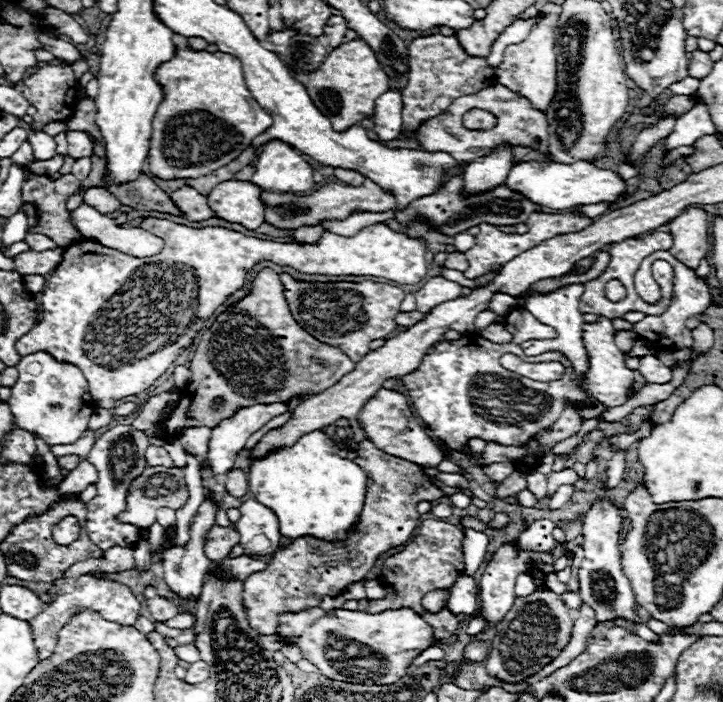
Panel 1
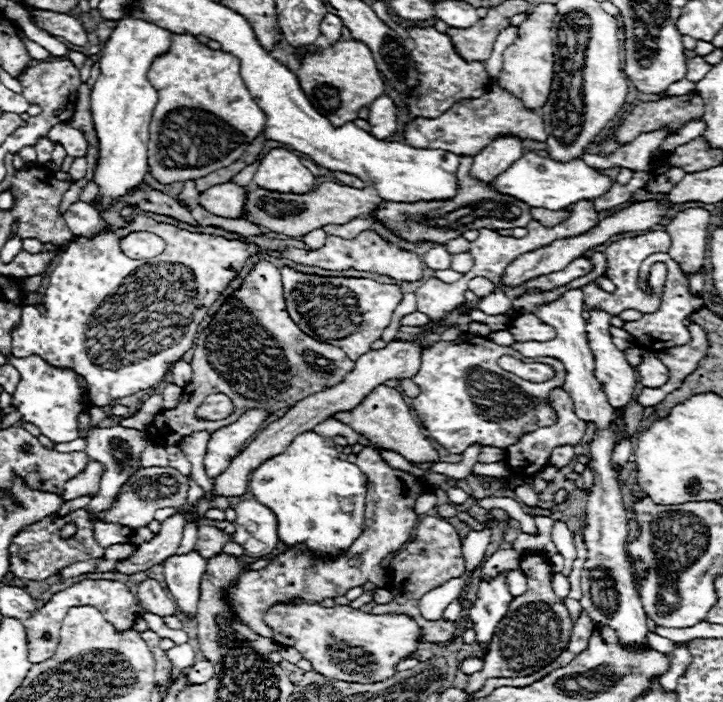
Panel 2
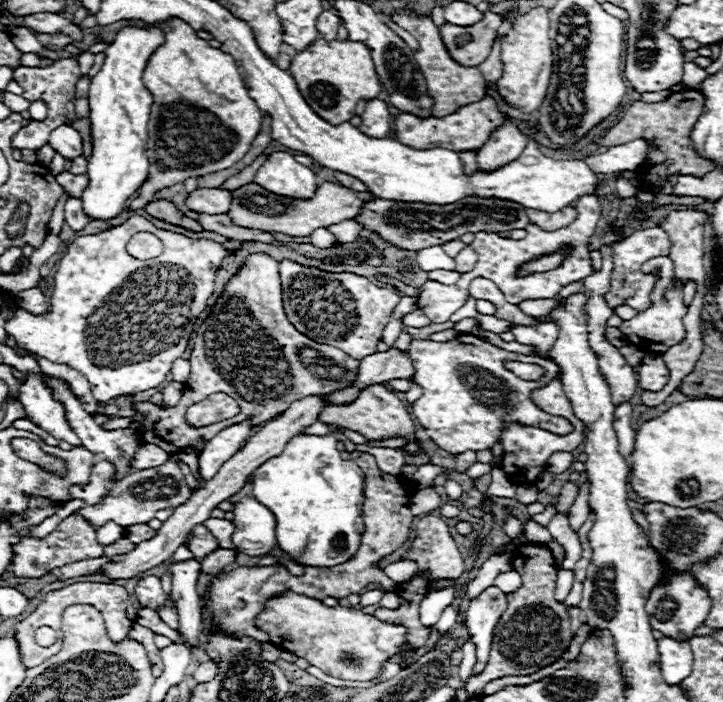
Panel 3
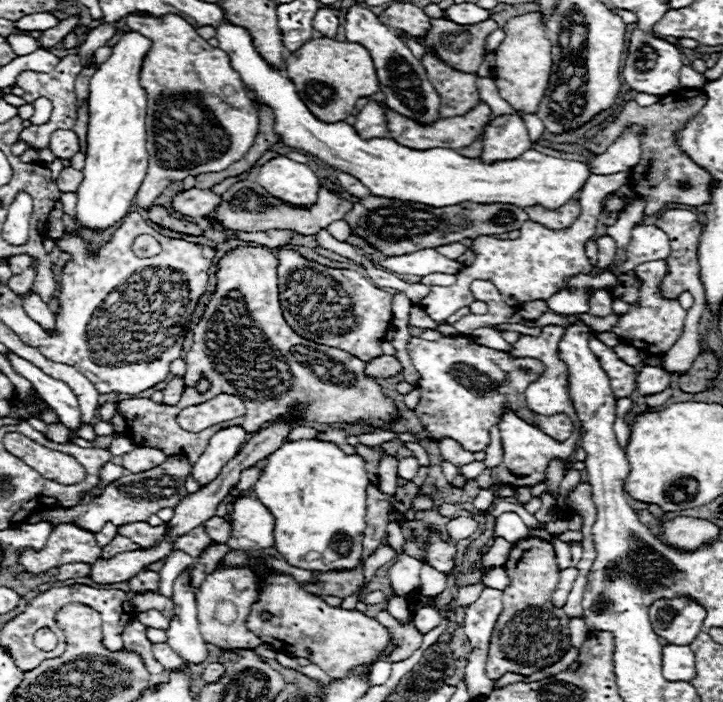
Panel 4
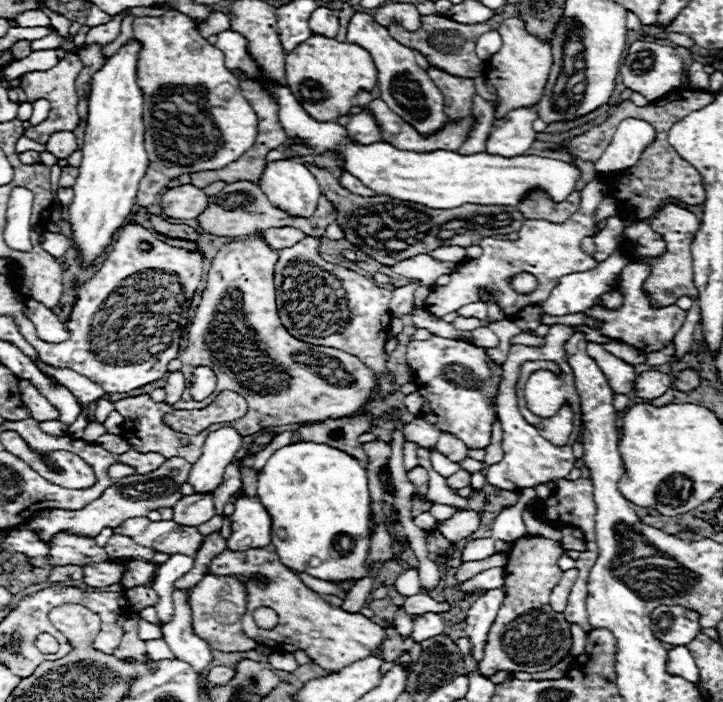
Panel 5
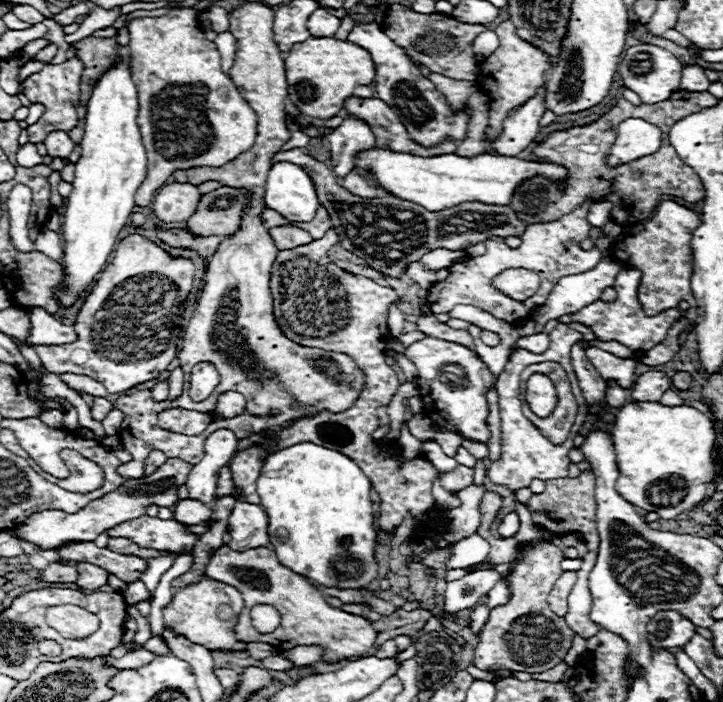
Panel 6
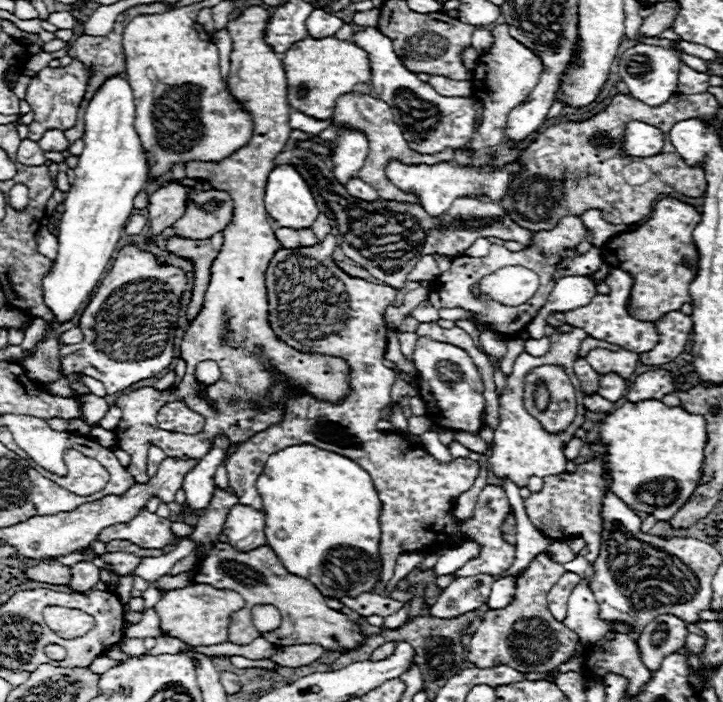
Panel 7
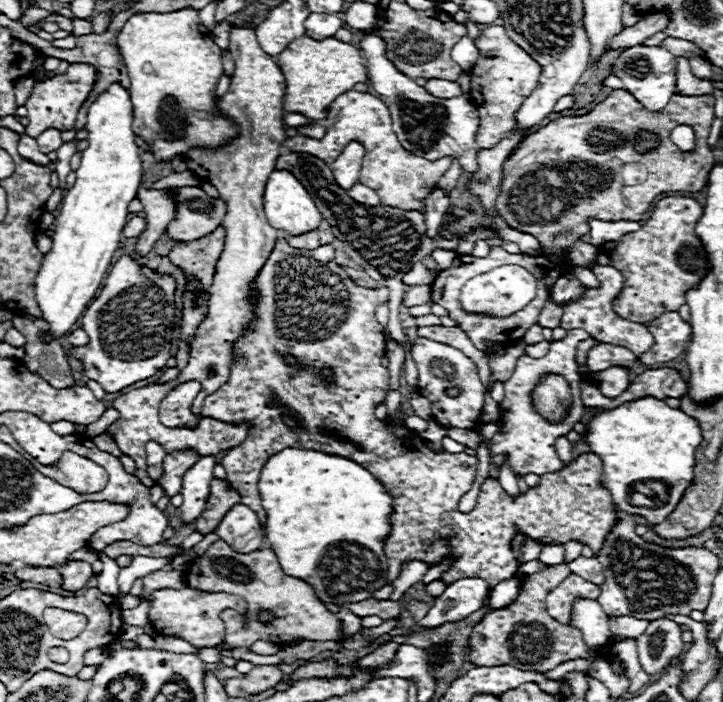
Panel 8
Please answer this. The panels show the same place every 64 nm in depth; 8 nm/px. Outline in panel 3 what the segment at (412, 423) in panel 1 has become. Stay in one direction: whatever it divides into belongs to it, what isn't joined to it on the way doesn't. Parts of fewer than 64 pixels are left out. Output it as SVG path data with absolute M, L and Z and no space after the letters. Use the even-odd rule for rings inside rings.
M372 384L372 386L366 386L362 392L360 392L360 398L352 400L352 402L346 402L342 406L332 406L332 404L326 404L324 410L318 414L318 420L320 422L326 422L326 424L338 424L338 426L344 426L344 428L350 428L354 432L360 432L362 436L366 438L372 438L372 440L380 440L380 438L390 438L390 436L402 436L402 438L408 438L410 444L404 446L404 450L408 452L420 452L418 444L412 440L414 436L414 424L410 420L410 414L406 412L406 406L404 402L390 390L386 390L382 384Z

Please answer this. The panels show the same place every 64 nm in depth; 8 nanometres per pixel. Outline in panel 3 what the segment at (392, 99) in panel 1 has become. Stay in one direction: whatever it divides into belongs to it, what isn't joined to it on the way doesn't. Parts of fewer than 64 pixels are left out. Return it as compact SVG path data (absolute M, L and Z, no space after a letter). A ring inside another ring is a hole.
M374 98L368 100L364 114L360 116L362 124L358 126L360 132L372 138L386 138L392 132L392 114L388 110L388 104Z

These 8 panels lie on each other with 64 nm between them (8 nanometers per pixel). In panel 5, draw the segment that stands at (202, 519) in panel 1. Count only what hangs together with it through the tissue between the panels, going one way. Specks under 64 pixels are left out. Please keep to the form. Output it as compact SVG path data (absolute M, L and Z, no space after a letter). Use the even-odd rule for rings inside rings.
M174 590L174 616L162 626L162 638L176 658L188 662L198 674L212 662L210 646L196 638L192 632L192 612L188 606L186 590Z

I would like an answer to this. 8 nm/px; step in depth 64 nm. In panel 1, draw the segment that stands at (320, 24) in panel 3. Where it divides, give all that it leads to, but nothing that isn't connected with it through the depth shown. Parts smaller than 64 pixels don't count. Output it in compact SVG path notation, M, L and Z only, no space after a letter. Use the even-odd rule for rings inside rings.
M330 16L326 26L324 26L324 36L328 38L328 44L332 48L336 48L342 44L346 30L348 30L348 26L346 26L346 20L342 16Z

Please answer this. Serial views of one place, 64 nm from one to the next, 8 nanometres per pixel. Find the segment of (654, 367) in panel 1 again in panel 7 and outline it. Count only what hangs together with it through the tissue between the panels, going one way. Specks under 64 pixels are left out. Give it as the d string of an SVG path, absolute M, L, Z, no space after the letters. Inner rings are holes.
M650 370L630 384L626 392L628 402L640 402L640 400L662 400L666 394L678 392L678 384L672 378L668 370Z

